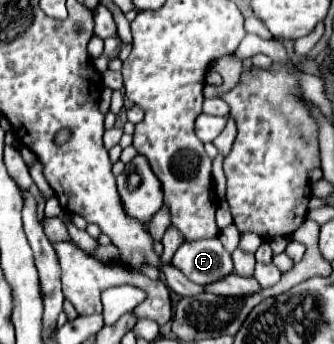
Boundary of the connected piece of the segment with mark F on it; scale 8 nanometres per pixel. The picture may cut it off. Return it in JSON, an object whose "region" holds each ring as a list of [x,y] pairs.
{"region":[[[217,237],[183,243],[173,257],[173,265],[187,279],[203,287],[233,273],[231,253],[225,251]]]}

